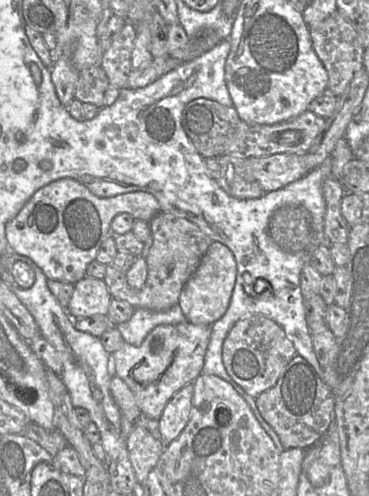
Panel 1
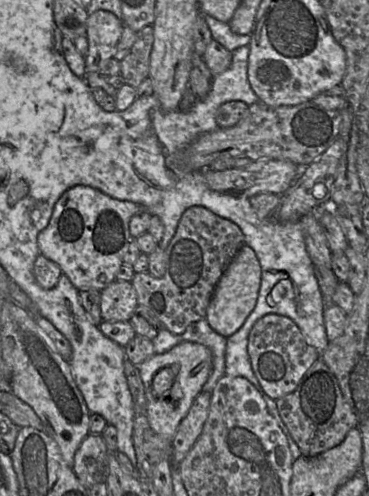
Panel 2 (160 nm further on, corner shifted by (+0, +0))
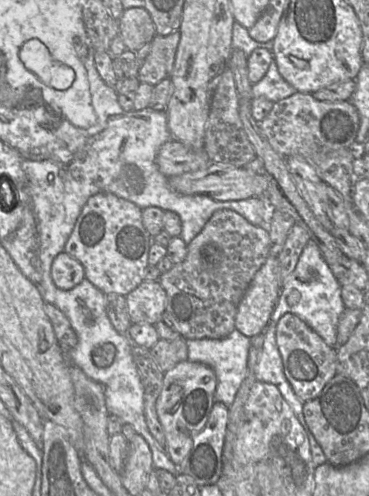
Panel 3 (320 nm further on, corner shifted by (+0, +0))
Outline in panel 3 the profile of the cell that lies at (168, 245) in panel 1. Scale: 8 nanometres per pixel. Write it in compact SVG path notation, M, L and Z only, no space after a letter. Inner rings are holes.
M218 210L208 220L202 231L187 246L183 261L161 274L158 282L166 293L166 306L161 321L173 326L185 340L222 339L235 329L238 305L250 286L255 274L270 254L270 234L262 227L248 222L231 210Z

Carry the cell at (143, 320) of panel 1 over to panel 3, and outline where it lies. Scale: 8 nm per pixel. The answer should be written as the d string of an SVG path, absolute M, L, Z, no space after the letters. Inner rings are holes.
M234 330L229 336L222 339L203 338L186 341L188 360L208 365L216 374L215 400L227 406L232 405L239 388L249 374L248 359L252 339Z

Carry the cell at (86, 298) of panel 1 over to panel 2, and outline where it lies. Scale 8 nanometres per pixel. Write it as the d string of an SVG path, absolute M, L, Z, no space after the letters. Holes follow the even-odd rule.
M114 281L100 295L103 321L129 322L138 307L137 293L130 282Z

